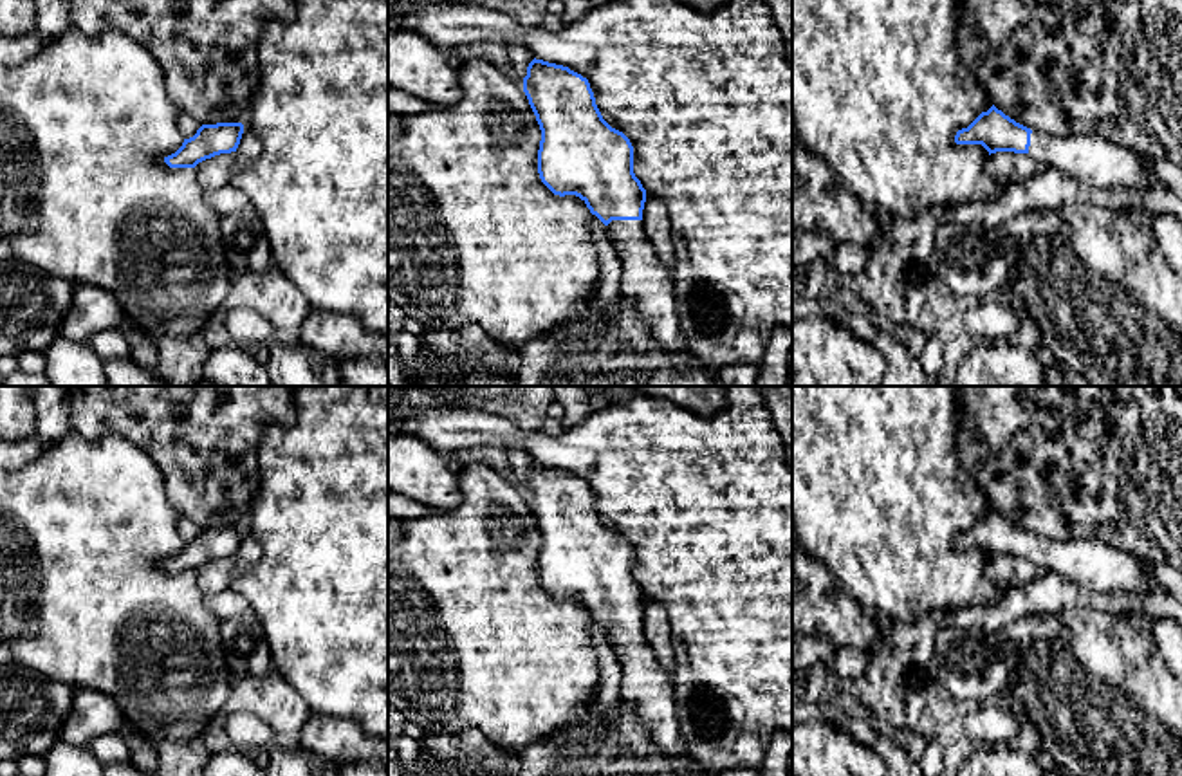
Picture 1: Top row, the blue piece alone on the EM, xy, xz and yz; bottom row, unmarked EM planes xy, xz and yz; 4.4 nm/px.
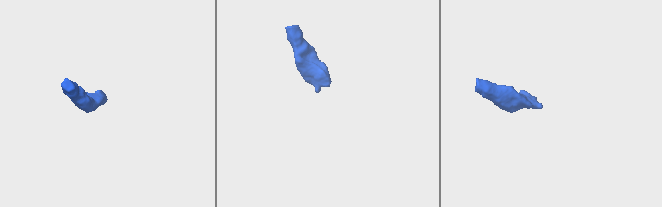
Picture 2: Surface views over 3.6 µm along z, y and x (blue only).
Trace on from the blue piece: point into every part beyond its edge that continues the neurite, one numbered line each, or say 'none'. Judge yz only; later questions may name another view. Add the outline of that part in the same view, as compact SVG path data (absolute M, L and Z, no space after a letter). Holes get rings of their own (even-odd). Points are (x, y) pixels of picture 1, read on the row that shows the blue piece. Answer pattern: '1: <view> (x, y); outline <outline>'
1: yz (1090, 159); outline M1032 132L1029 155L1086 186L1148 188L1157 182L1150 157L1092 134L1048 135Z

